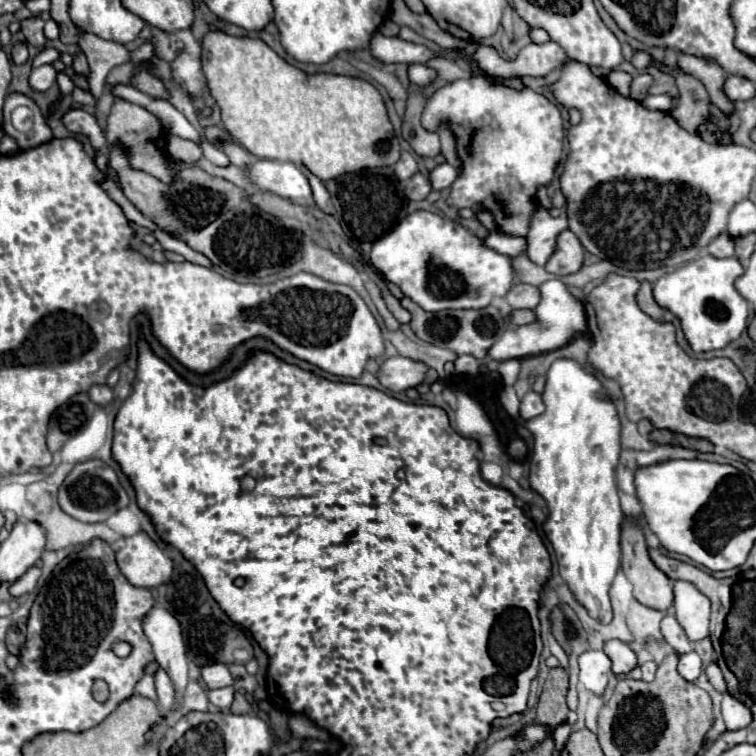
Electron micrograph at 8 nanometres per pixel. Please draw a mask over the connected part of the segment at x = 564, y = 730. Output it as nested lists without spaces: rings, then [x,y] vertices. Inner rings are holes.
[[[565,722],[565,724],[561,724],[561,726],[557,726],[557,728],[553,730],[553,740],[555,740],[557,750],[561,750],[561,746],[565,746],[565,742],[567,742],[569,734],[571,734],[571,726],[569,726],[567,722]]]

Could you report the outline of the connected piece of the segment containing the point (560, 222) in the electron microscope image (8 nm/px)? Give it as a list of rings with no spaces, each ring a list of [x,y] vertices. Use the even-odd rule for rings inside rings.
[[[537,206],[527,232],[527,256],[539,264],[545,266],[545,262],[555,252],[557,236],[567,228],[567,216],[561,214],[557,218],[549,216],[549,212],[543,206]]]

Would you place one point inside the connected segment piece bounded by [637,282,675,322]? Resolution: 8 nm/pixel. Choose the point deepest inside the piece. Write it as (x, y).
(645, 299)

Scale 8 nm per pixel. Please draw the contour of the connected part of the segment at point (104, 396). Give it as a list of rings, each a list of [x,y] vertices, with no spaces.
[[[95,384],[89,388],[89,398],[93,398],[93,402],[99,406],[107,406],[113,398],[113,390],[107,384],[101,384],[101,386]]]

